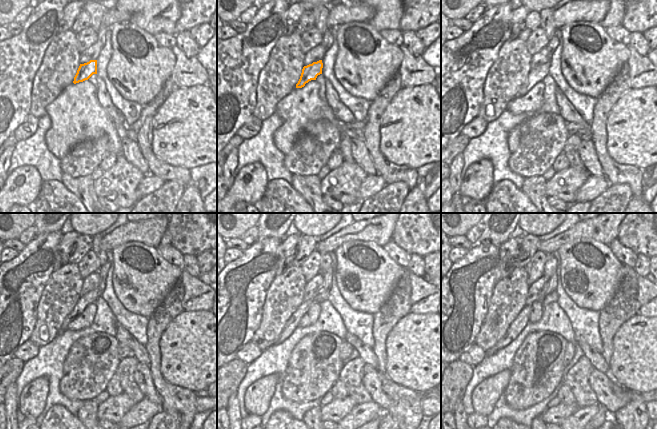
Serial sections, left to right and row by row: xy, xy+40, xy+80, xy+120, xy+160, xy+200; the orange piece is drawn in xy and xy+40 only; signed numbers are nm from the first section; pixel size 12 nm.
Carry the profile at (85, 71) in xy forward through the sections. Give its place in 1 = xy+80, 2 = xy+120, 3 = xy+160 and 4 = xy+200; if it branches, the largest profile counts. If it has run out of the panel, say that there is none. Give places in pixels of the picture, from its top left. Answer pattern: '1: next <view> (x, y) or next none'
1: next xy+80 (535, 75)
2: next xy+120 (93, 295)
3: next xy+160 (292, 323)
4: next xy+200 (519, 323)

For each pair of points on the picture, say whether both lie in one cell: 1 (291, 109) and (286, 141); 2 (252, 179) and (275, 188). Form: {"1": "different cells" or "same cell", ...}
{"1": "same cell", "2": "different cells"}

